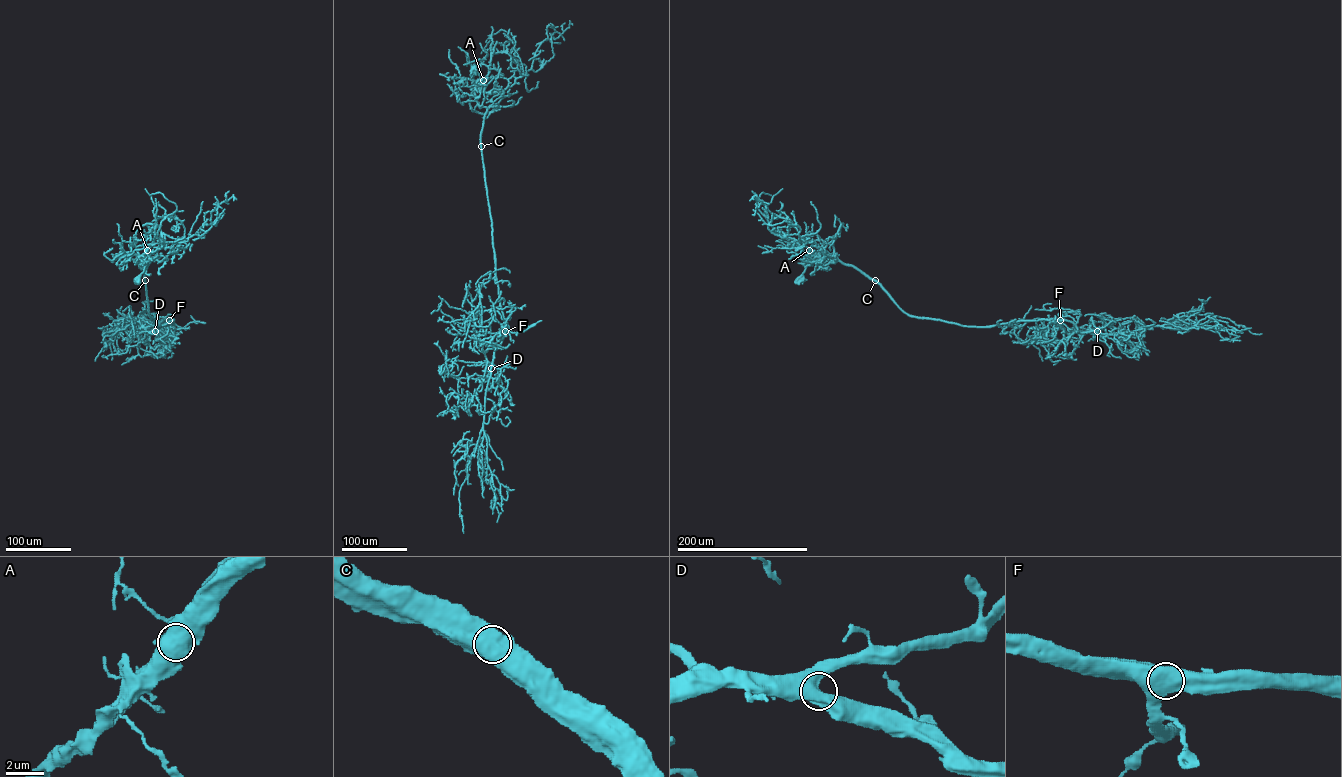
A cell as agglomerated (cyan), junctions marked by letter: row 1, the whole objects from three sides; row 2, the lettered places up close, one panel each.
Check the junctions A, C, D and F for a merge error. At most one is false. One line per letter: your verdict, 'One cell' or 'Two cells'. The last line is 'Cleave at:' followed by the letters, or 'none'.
A: One cell
C: One cell
D: One cell
F: One cell
Cleave at: none

